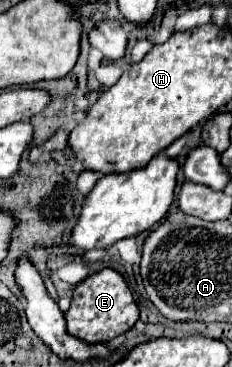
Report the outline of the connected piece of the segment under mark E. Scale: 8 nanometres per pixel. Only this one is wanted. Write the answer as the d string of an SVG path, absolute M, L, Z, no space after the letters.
M102 269L82 281L72 295L72 305L64 313L68 323L68 333L86 343L108 343L134 327L138 321L138 307L124 277L114 269Z

